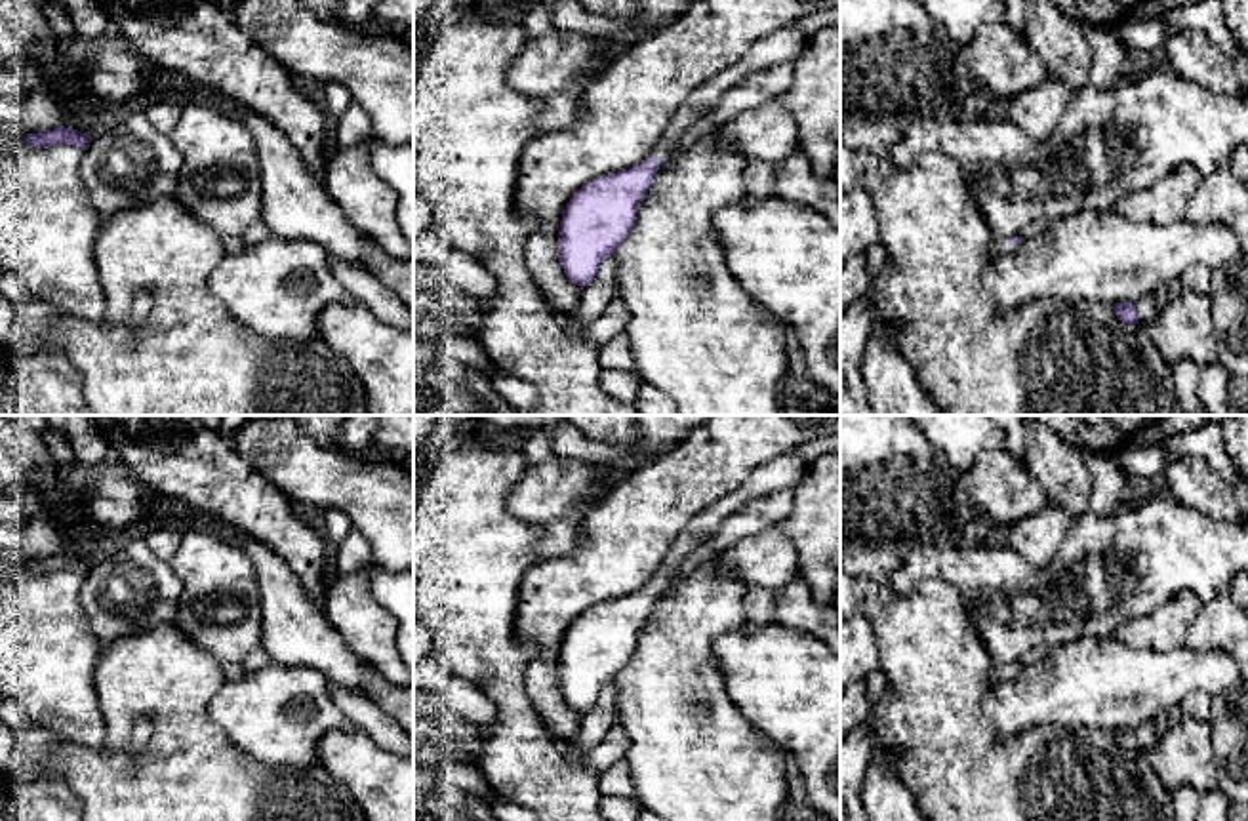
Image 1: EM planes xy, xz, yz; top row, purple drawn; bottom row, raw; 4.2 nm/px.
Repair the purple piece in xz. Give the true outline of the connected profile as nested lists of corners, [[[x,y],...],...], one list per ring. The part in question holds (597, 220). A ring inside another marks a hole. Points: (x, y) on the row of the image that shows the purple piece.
[[[783,27],[755,42],[730,69],[701,84],[673,114],[669,128],[657,143],[655,154],[617,173],[596,177],[583,185],[566,204],[558,227],[558,255],[570,282],[585,288],[598,272],[600,263],[615,255],[636,223],[659,160],[678,145],[682,133],[705,116],[718,99],[751,72],[783,63],[795,63],[808,46],[808,36],[795,27]]]

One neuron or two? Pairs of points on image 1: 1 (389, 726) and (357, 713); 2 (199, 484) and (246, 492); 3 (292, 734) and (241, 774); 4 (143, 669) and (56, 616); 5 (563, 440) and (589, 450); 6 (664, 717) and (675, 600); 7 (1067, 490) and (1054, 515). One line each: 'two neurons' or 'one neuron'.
1: one neuron
2: one neuron
3: two neurons
4: two neurons
5: one neuron
6: one neuron
7: two neurons

